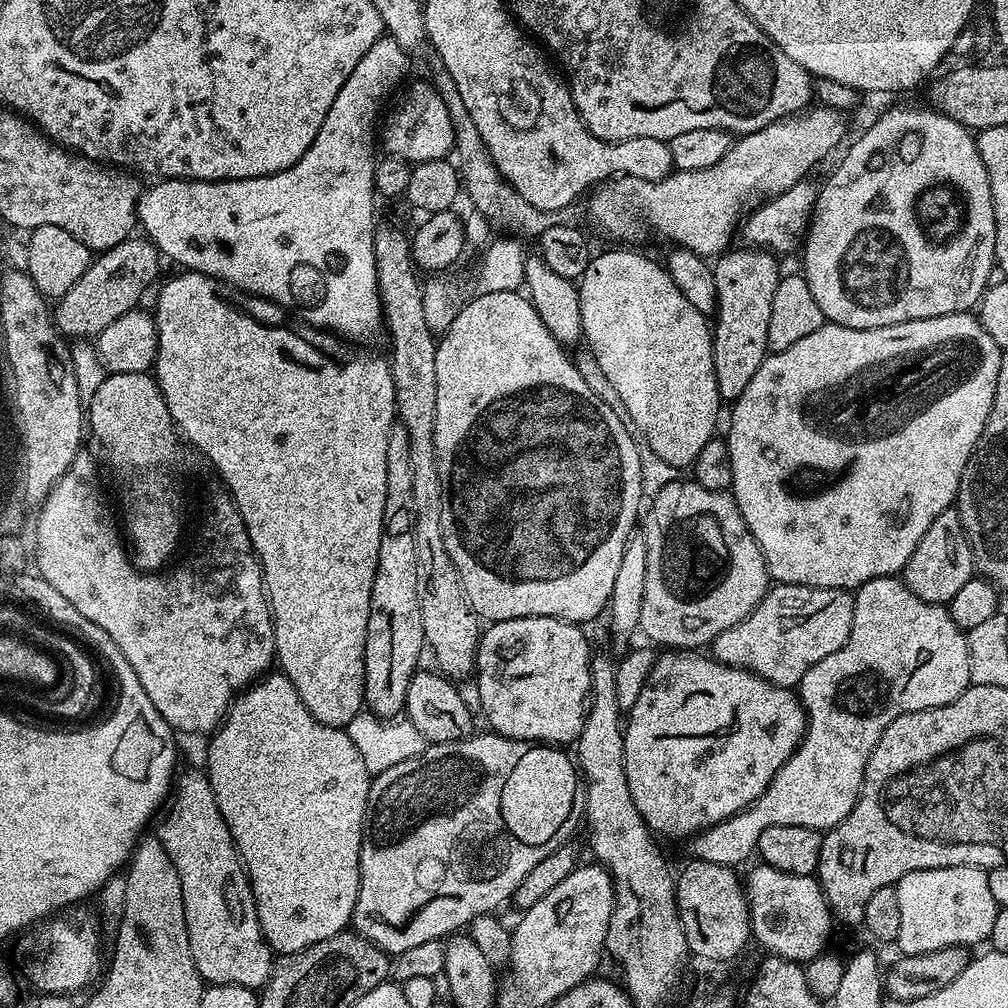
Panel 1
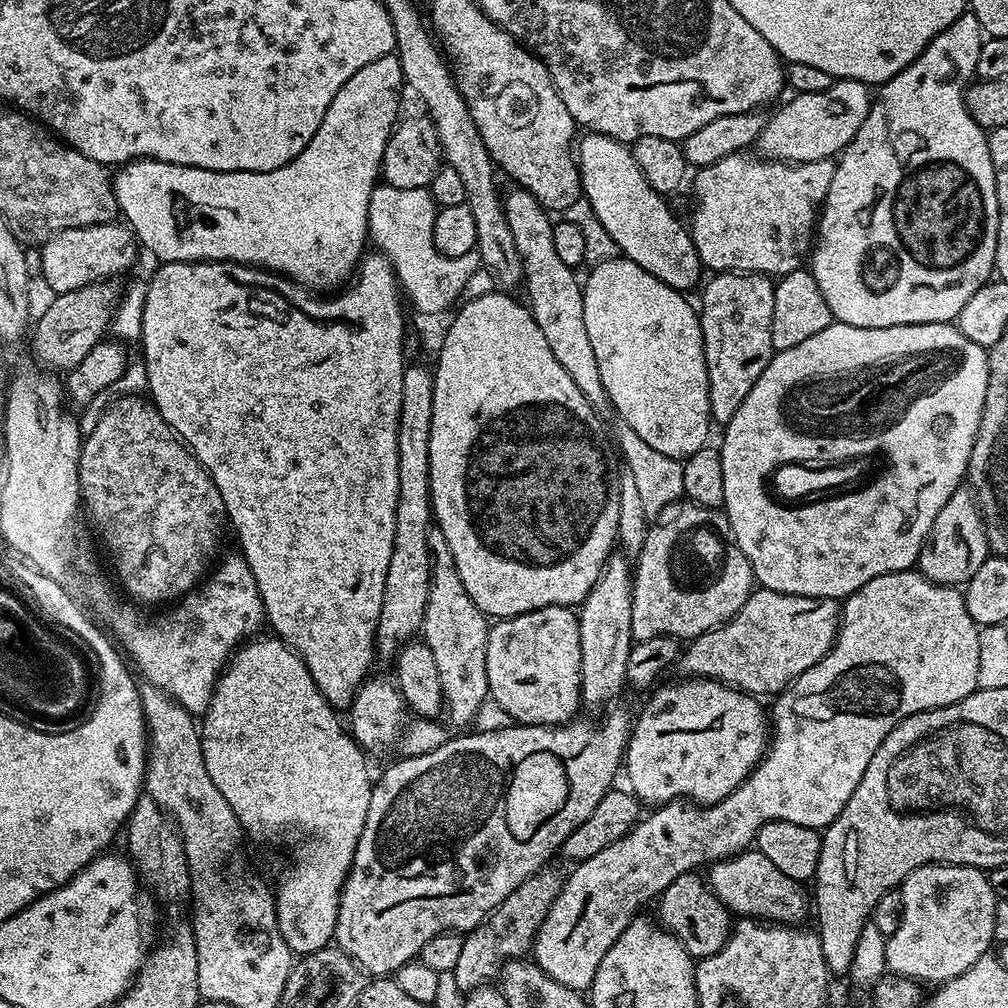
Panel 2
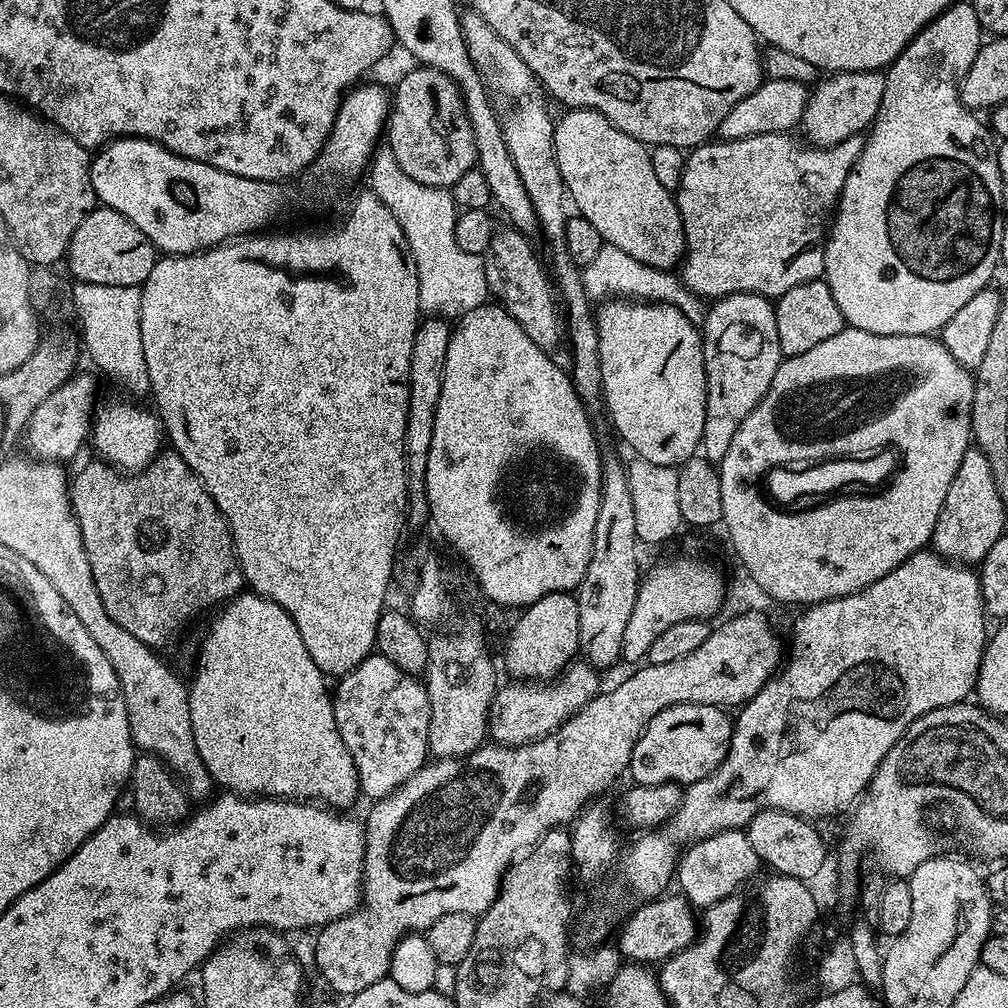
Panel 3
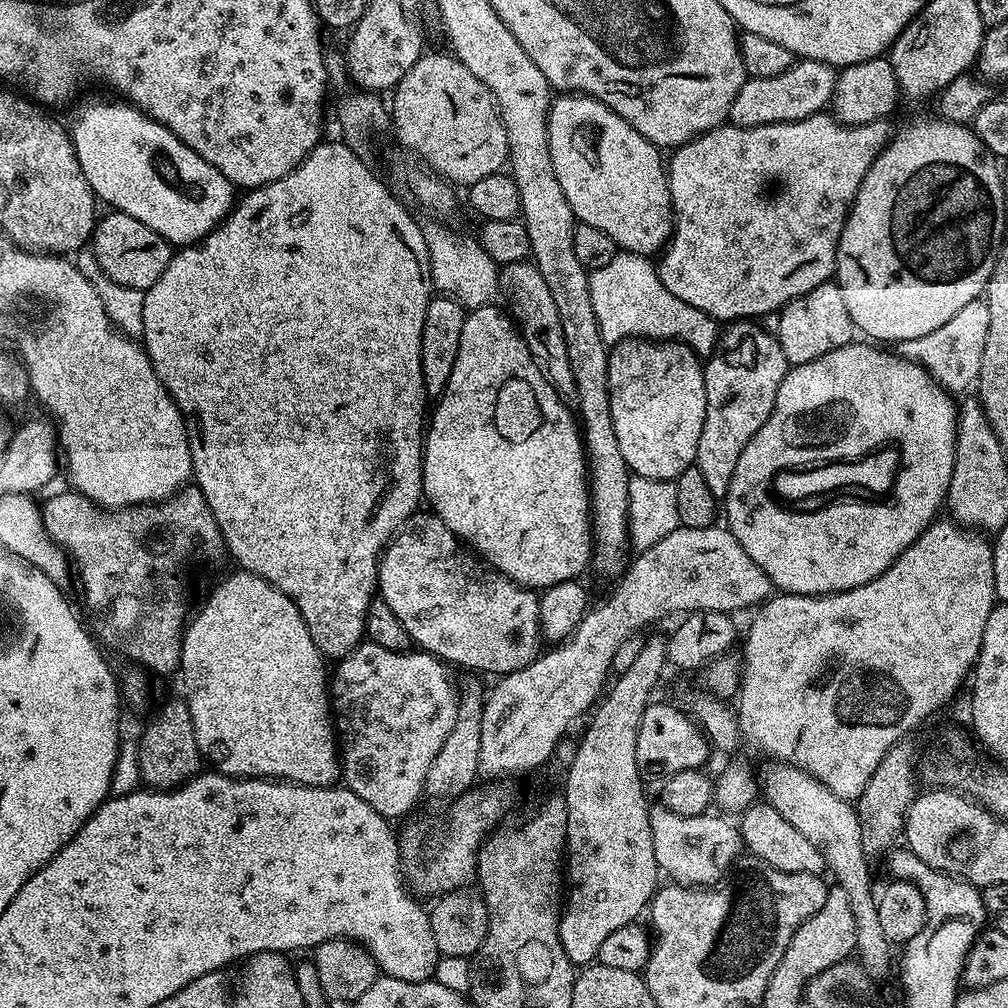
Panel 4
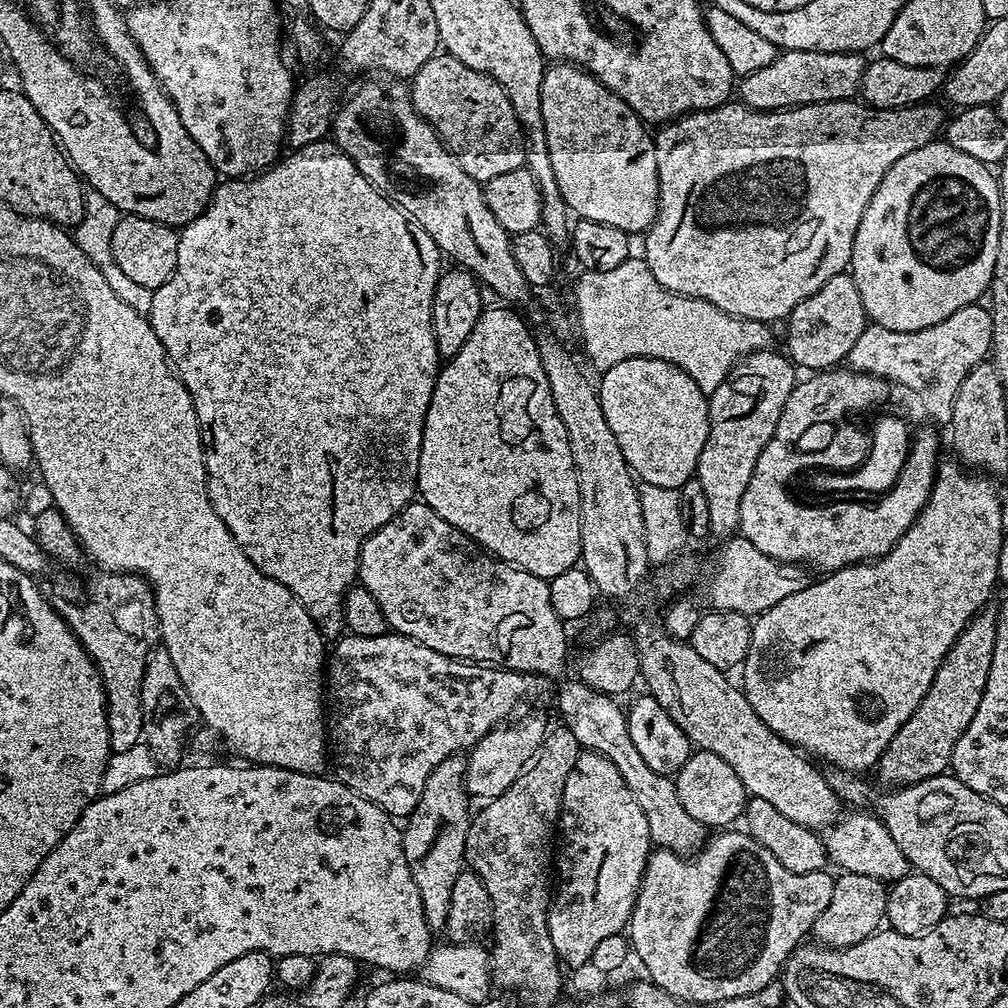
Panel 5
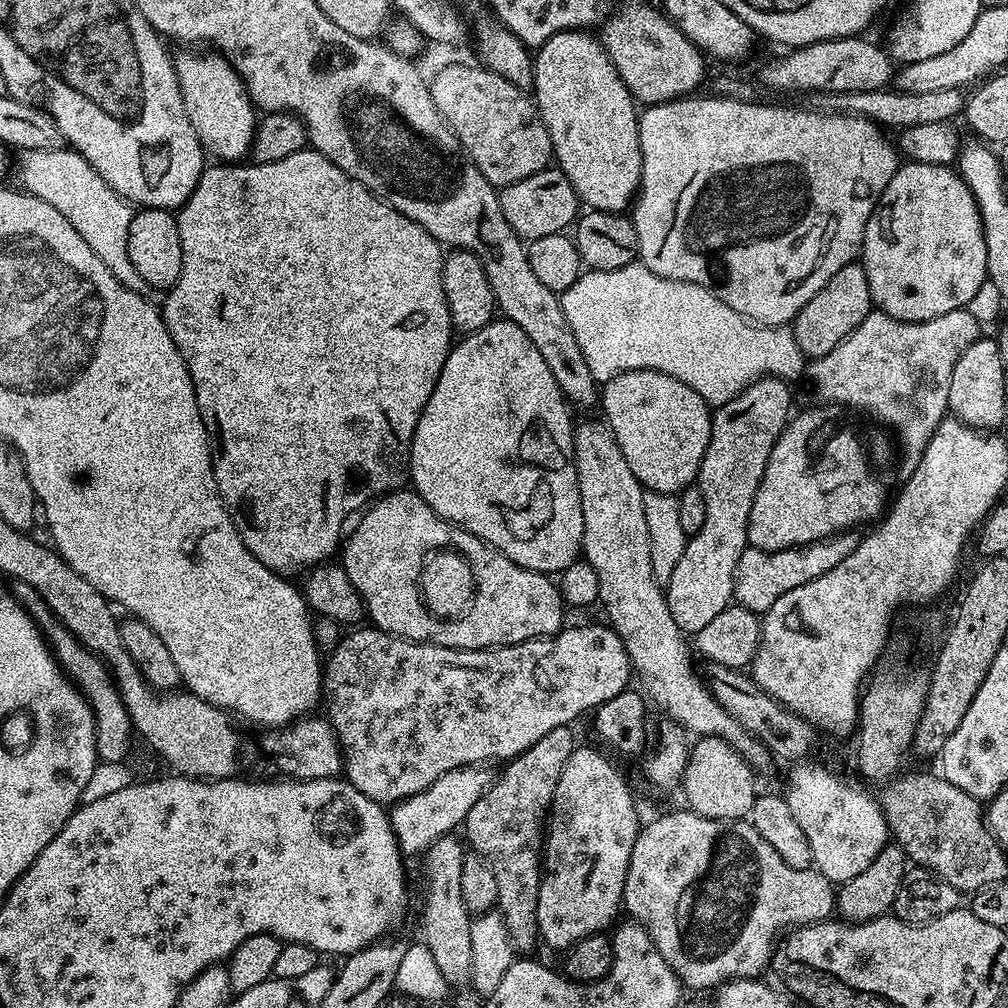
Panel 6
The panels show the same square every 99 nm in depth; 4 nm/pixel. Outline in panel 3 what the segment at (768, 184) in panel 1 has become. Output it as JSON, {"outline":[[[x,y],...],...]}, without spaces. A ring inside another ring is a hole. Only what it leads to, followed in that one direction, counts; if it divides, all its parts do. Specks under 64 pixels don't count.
{"outline":[[[834,72],[825,75],[811,89],[808,105],[804,111],[802,121],[803,135],[807,143],[814,144],[818,148],[829,148],[838,142],[842,142],[851,136],[861,135],[871,128],[873,120],[878,114],[878,106],[882,106],[882,90],[884,89],[884,76],[880,72]]]}

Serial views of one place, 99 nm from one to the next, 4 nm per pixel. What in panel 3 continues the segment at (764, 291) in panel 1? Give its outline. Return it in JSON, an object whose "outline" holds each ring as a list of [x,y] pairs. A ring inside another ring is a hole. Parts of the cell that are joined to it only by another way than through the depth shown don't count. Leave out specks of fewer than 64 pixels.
{"outline":[[[739,292],[711,301],[702,325],[706,366],[706,426],[702,426],[700,448],[707,460],[726,458],[738,426],[750,410],[762,402],[781,362],[778,326],[773,301],[753,292]]]}

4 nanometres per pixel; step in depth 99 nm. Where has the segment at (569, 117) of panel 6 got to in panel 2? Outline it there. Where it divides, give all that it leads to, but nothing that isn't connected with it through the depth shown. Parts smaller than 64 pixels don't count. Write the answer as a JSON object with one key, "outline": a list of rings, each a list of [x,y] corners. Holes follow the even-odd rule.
{"outline":[[[584,134],[578,140],[578,167],[580,169],[580,190],[582,196],[590,200],[594,213],[602,226],[606,228],[610,237],[617,243],[619,255],[625,260],[633,260],[642,270],[654,274],[666,286],[685,294],[691,293],[691,288],[696,283],[699,285],[702,265],[700,255],[692,241],[692,233],[678,217],[672,213],[672,208],[667,204],[665,197],[646,182],[646,174],[638,166],[631,147],[627,143],[615,140],[609,136]]]}

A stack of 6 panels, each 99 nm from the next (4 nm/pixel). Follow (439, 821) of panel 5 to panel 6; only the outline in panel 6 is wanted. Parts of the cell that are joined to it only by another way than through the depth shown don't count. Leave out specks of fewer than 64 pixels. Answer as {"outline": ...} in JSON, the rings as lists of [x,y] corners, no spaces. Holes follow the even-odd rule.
{"outline":[[[449,834],[435,840],[422,856],[424,876],[428,879],[428,893],[424,896],[424,917],[420,920],[420,928],[424,931],[422,942],[434,956],[435,965],[452,990],[468,988],[472,983],[473,917],[466,902],[462,902],[462,862],[465,855],[465,841],[459,835]]]}

